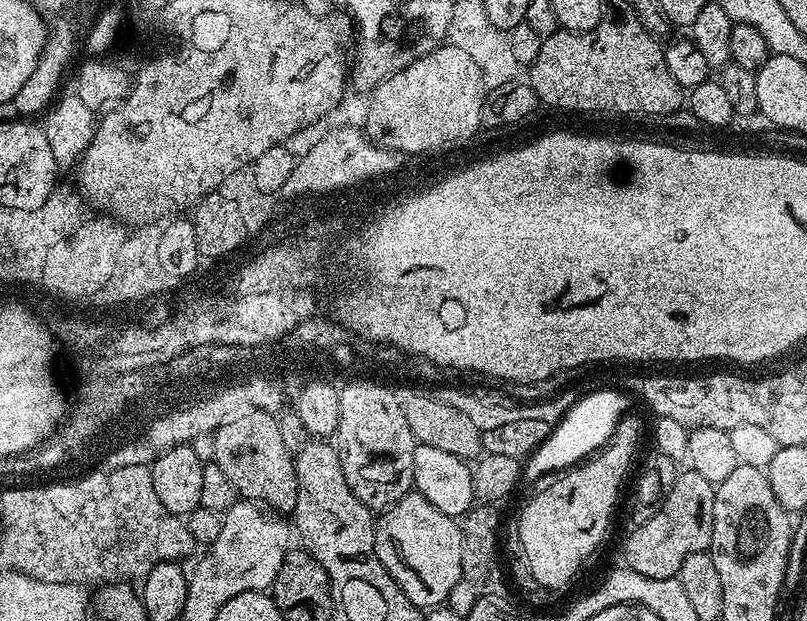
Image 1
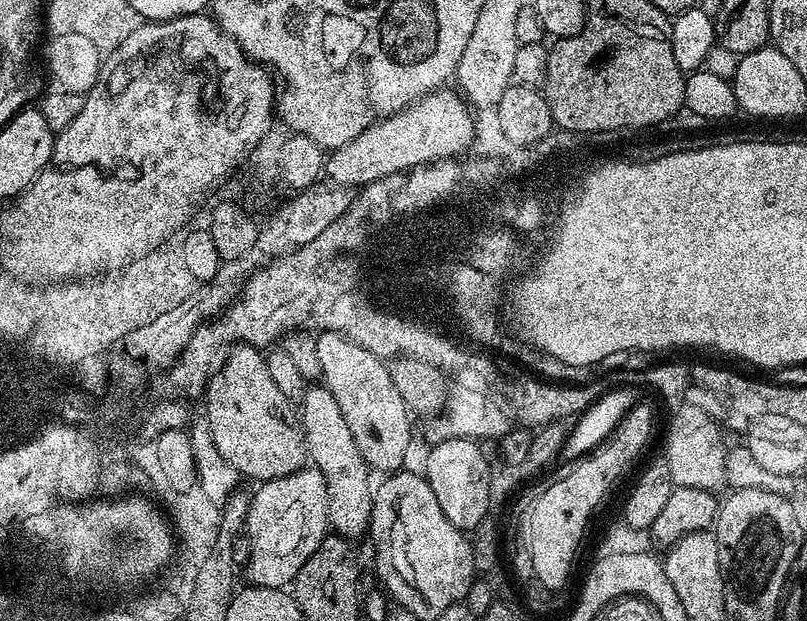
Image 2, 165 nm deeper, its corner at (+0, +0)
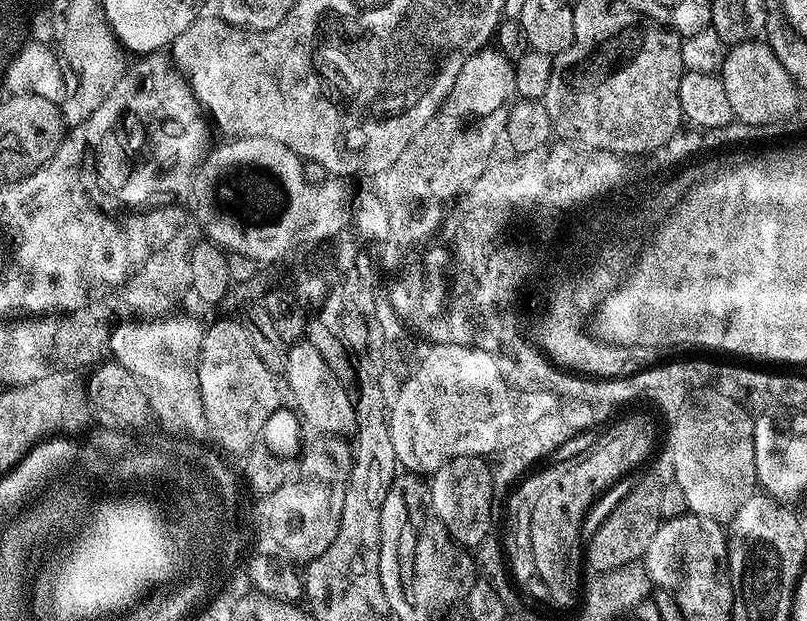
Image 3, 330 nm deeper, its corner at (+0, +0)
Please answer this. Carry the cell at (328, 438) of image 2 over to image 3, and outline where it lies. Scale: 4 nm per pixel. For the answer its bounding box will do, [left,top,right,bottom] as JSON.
[282,338,356,434]

